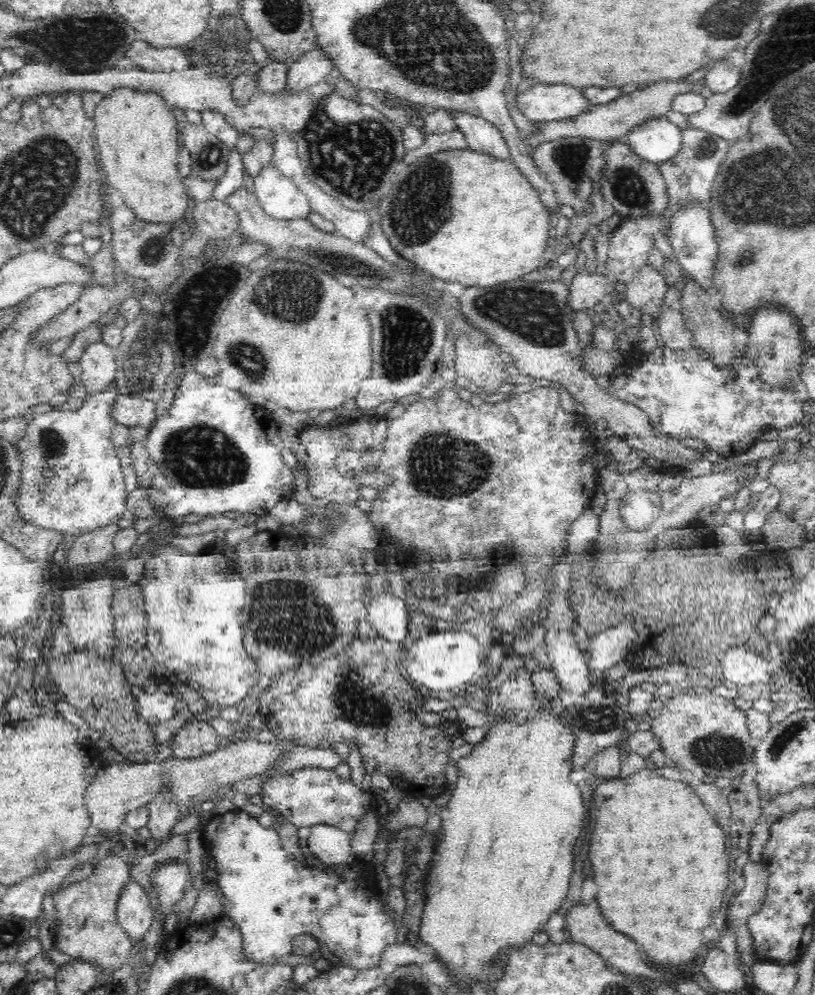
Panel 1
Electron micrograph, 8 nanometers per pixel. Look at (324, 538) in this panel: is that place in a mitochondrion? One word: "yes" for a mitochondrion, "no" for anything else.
no

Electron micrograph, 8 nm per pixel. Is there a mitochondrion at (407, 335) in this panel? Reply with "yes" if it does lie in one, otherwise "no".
yes

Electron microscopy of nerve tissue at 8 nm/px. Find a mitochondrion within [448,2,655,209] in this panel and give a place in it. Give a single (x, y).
(571, 159)

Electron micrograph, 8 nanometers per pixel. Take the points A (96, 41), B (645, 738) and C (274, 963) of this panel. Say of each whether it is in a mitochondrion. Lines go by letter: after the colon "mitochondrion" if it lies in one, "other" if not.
A: mitochondrion
B: other
C: other

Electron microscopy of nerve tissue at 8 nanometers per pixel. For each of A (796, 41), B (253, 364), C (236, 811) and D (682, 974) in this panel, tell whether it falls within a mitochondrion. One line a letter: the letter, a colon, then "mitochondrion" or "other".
A: mitochondrion
B: mitochondrion
C: other
D: other

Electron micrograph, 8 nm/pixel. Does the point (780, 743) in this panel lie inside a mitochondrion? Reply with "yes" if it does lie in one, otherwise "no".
yes

